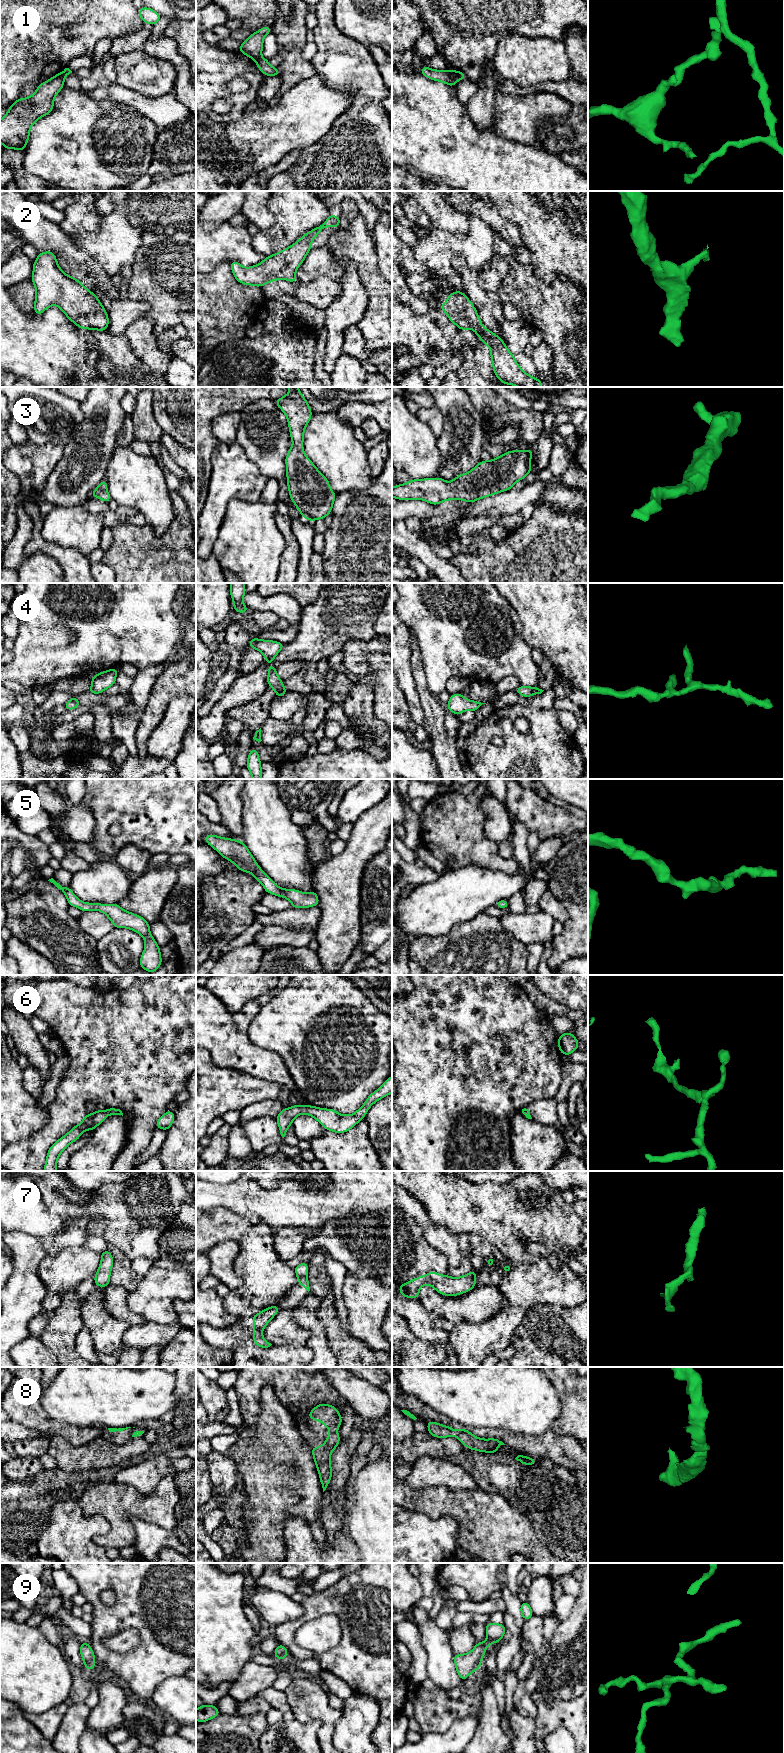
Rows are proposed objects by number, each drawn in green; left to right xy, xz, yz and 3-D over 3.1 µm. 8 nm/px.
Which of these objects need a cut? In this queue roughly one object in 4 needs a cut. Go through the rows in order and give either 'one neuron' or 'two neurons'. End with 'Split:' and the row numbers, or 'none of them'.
1: two neurons
2: one neuron
3: one neuron
4: one neuron
5: one neuron
6: one neuron
7: one neuron
8: one neuron
9: one neuron
Split: 1

